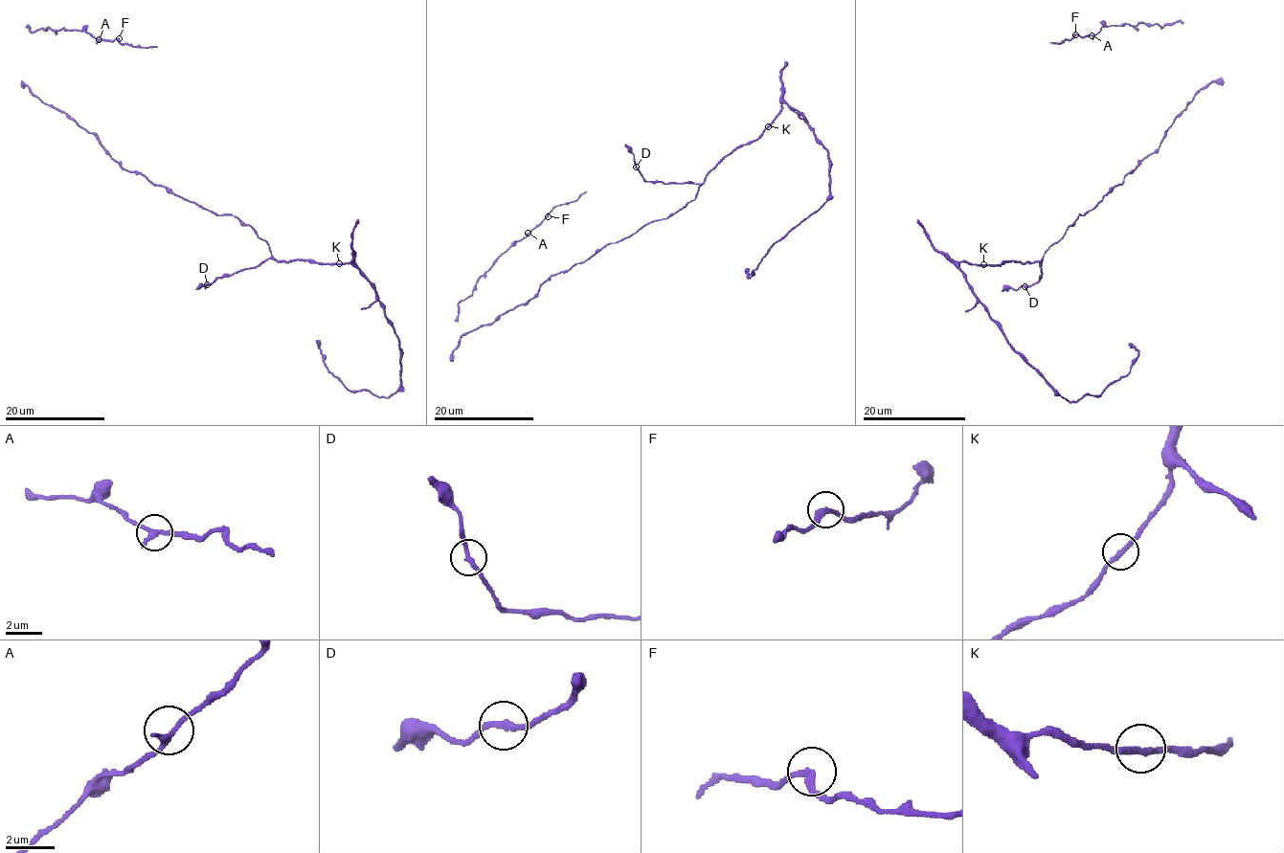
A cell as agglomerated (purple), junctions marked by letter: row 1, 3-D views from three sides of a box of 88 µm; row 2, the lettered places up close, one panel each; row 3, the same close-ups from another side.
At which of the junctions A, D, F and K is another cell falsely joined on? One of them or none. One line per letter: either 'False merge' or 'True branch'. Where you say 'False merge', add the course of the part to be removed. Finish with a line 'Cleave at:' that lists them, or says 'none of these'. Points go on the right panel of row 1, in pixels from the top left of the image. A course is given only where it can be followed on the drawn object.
A: True branch
D: True branch
F: True branch
K: True branch
Cleave at: none of these

